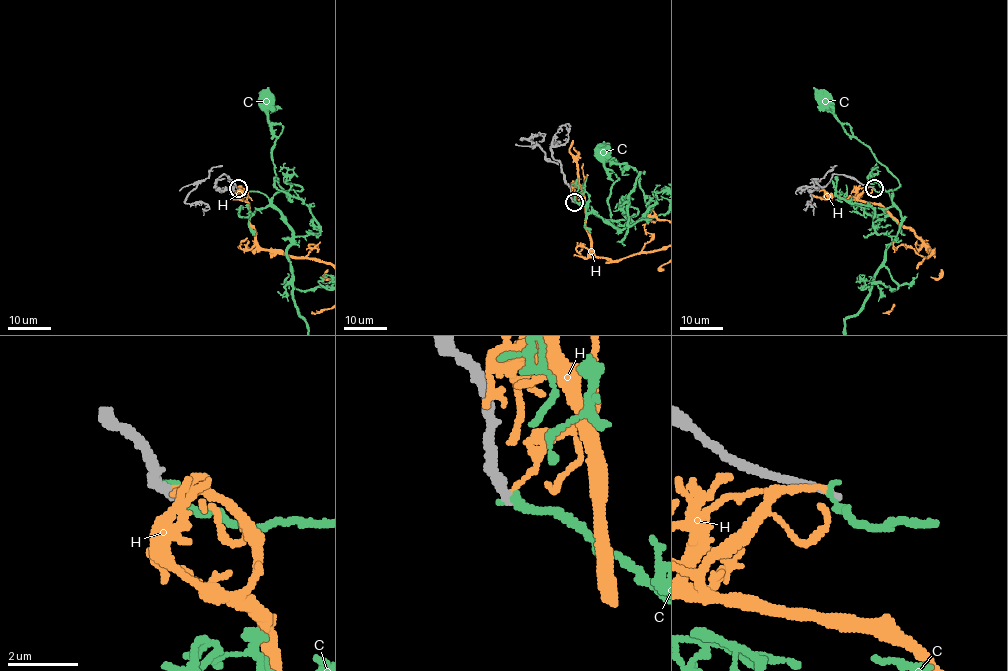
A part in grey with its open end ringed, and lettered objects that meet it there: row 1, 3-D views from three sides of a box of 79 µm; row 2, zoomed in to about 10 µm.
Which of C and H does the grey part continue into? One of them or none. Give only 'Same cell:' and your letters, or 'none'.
Same cell: none

